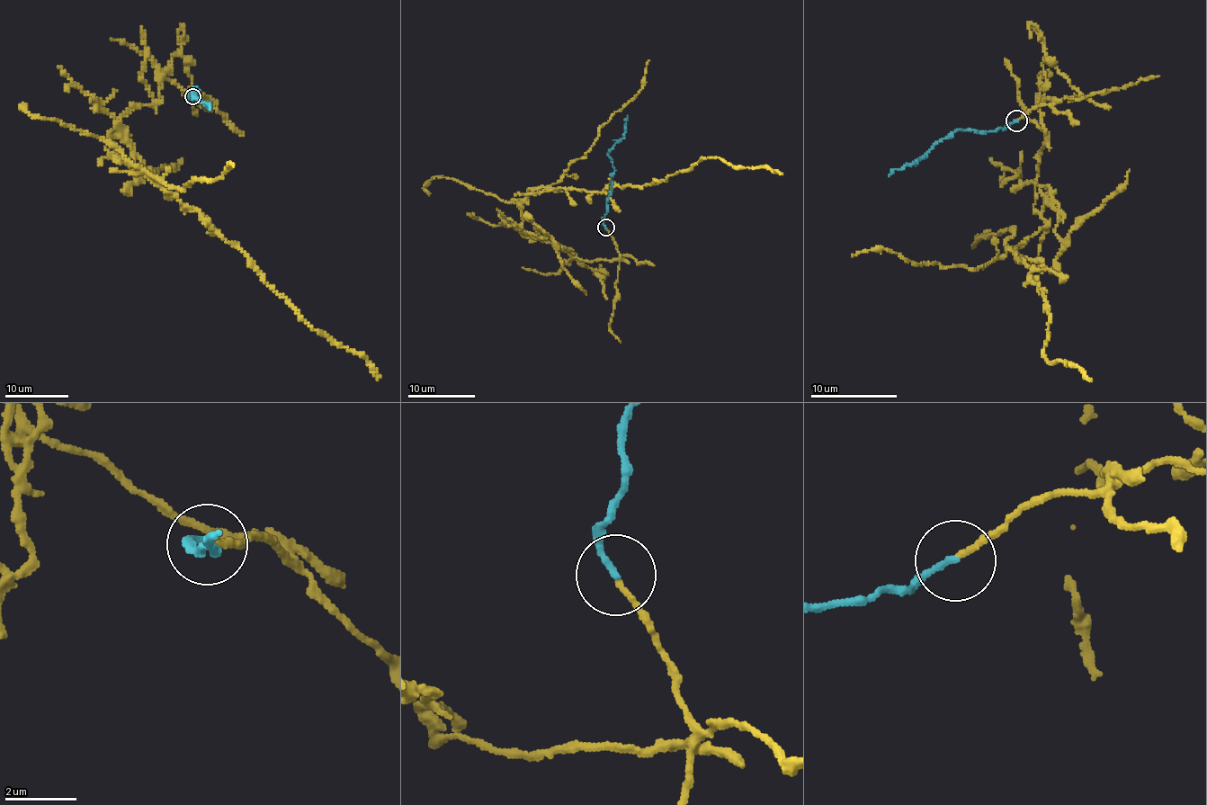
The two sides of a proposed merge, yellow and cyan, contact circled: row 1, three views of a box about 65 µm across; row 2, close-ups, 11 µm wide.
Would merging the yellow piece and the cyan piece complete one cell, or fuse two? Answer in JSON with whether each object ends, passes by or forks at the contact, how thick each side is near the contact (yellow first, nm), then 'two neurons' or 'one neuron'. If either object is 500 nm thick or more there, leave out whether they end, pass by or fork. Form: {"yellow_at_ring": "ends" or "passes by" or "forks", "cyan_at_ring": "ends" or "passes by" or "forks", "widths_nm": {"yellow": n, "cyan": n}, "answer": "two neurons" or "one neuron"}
{"yellow_at_ring": "ends", "cyan_at_ring": "ends", "widths_nm": {"yellow": 140, "cyan": 170}, "answer": "two neurons"}

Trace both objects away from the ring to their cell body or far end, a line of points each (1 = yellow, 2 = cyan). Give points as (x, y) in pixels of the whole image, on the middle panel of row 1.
1: (605, 228), (619, 258), (588, 262), (515, 227), (531, 192), (548, 186), (640, 186), (716, 156), (782, 174)
2: (605, 227), (603, 222), (614, 168), (609, 152), (622, 137), (627, 115)

